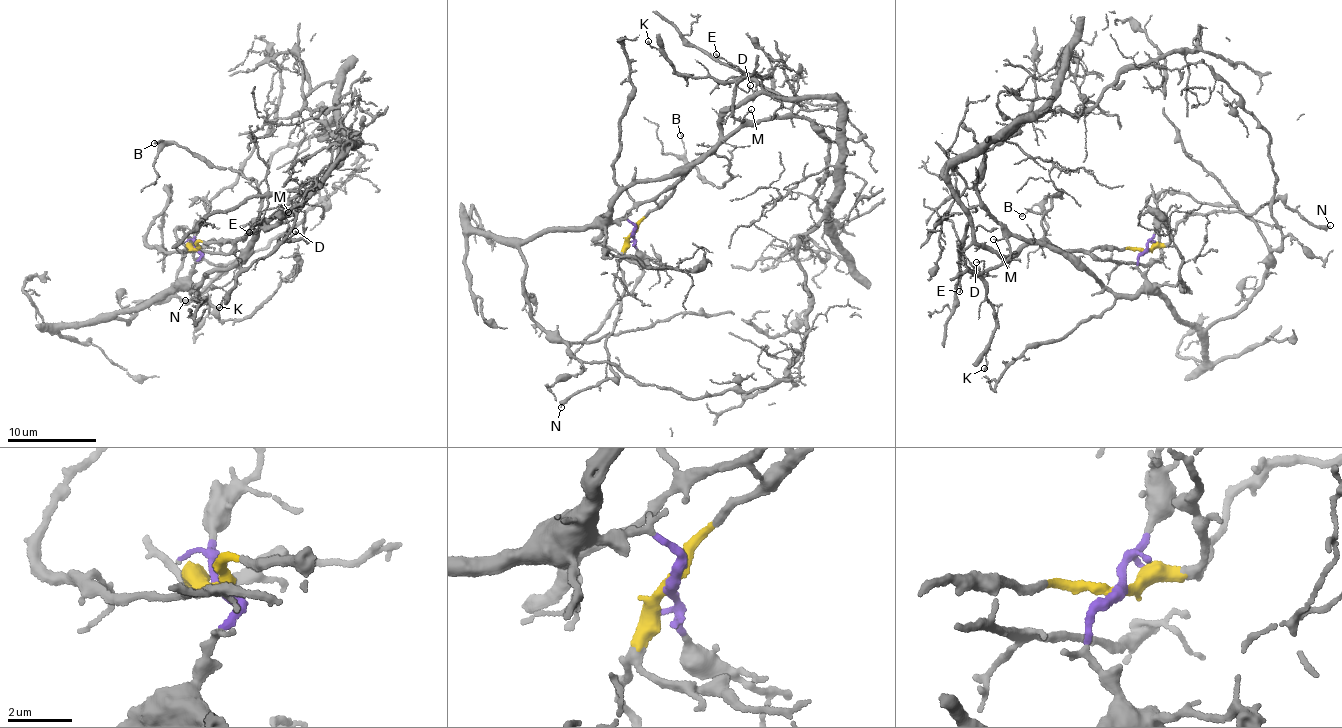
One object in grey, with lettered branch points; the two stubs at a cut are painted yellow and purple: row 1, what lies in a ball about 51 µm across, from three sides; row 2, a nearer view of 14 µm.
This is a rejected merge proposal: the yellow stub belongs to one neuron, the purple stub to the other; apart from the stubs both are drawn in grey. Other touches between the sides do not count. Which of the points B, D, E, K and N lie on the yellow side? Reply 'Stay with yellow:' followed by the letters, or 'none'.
Stay with yellow: B, E, K, N

